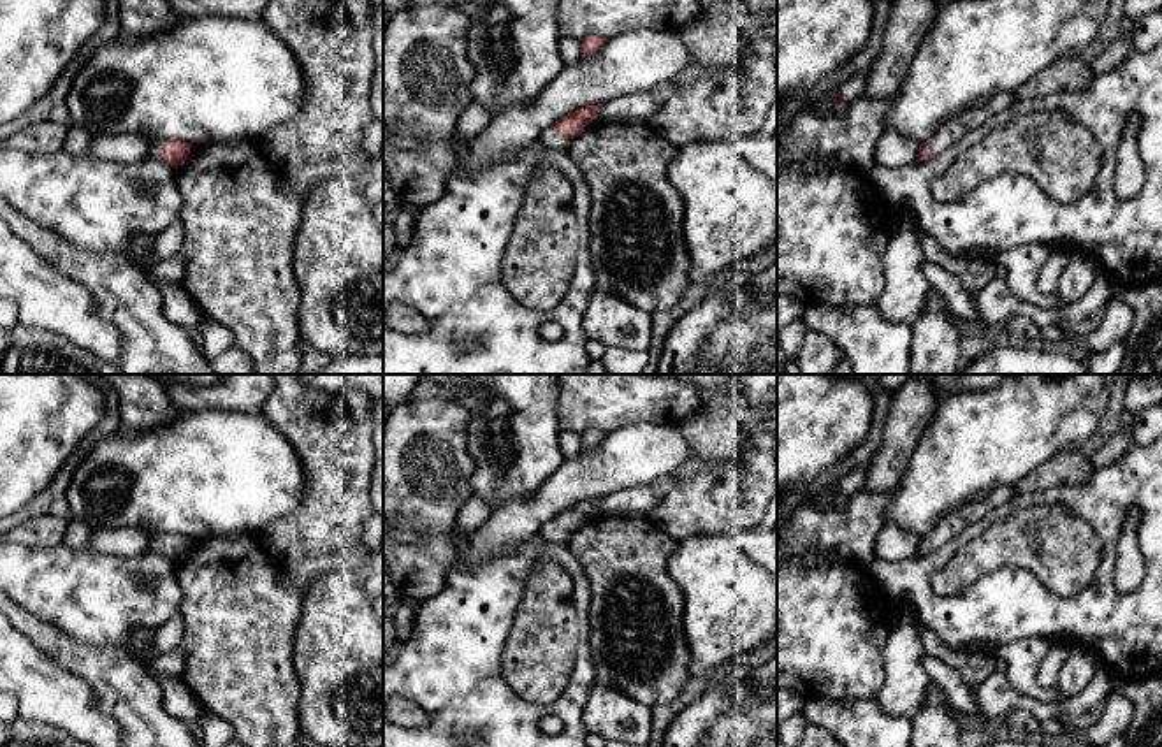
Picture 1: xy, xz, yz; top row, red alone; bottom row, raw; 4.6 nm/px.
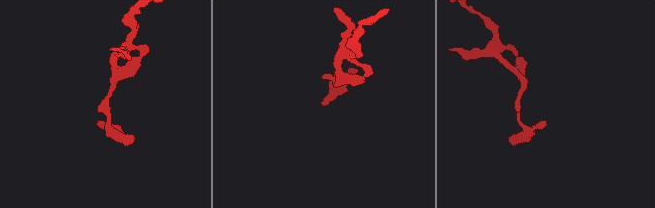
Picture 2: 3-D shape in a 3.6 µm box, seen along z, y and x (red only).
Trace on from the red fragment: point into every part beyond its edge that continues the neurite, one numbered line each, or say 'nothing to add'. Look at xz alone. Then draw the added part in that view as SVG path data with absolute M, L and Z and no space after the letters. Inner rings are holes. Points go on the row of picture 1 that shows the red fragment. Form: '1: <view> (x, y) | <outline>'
1: xz (549, 137) | M545 128L540 141L550 149L568 149L571 144L571 139L563 139L552 128Z

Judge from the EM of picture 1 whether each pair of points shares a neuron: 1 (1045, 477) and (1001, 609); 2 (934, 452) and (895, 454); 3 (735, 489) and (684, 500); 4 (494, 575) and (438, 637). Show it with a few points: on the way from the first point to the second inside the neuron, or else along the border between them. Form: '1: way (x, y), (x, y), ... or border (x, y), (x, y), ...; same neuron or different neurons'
1: border (1087, 480), (1076, 485), (1053, 485), (1046, 491); different neurons
2: border (932, 417), (918, 440), (902, 482), (893, 491); different neurons
3: way (723, 500), (697, 500); same neuron
4: way (486, 591), (454, 623); same neuron

